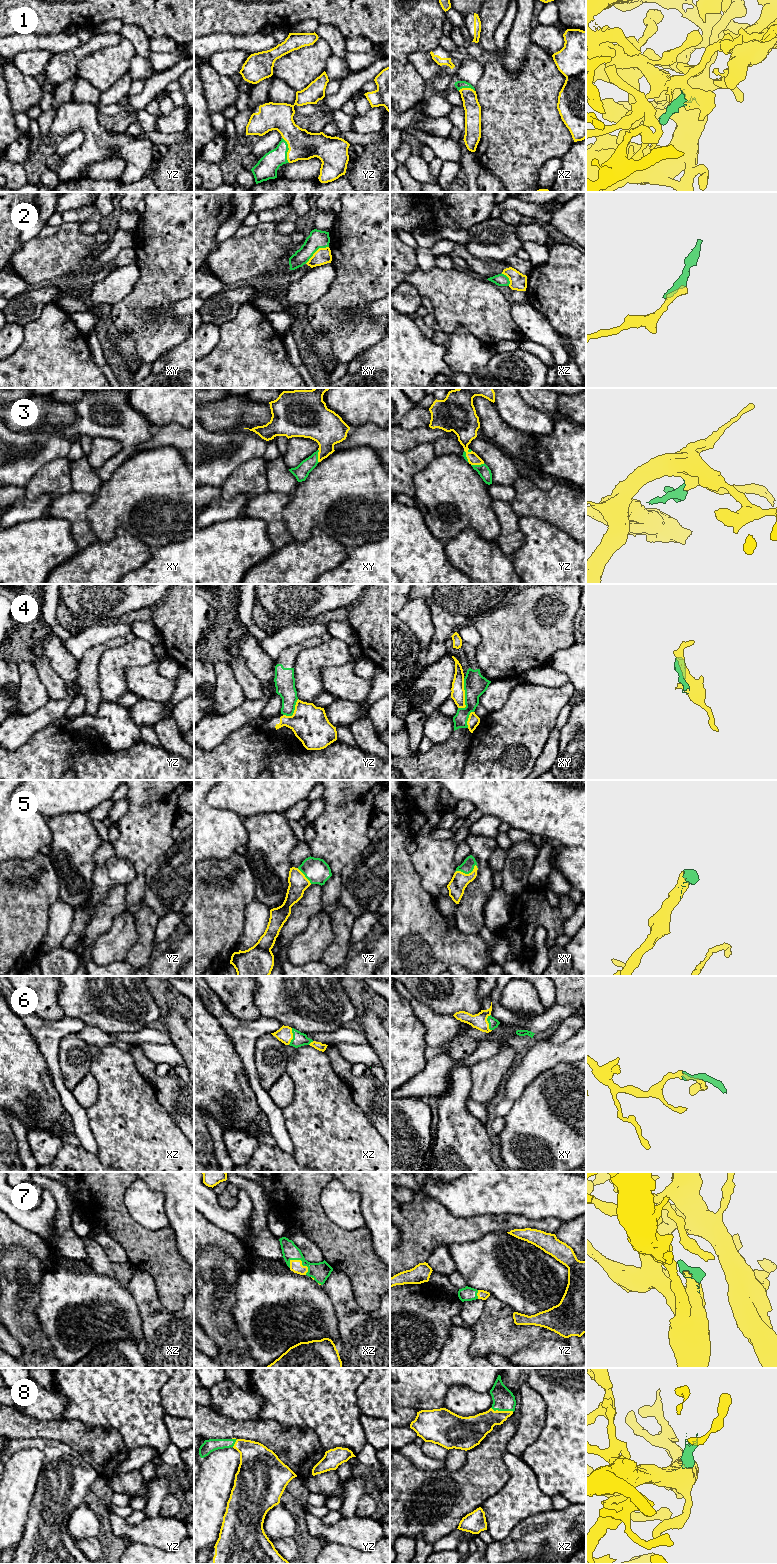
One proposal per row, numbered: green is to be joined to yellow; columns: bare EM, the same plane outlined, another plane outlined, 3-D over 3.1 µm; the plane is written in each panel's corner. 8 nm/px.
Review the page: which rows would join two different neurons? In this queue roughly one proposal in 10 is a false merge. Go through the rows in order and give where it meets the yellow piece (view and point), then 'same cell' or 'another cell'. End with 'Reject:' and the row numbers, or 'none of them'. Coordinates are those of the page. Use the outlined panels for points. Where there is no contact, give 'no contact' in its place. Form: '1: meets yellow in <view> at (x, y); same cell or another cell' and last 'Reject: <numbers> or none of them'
1: meets yellow in yz at (288, 150); same cell
2: meets yellow in xy at (316, 251); another cell
3: meets yellow in yz at (477, 464); same cell
4: meets yellow in xy at (464, 696); another cell
5: meets yellow in xy at (467, 874); same cell
6: meets yellow in xy at (487, 1022); same cell
7: meets yellow in xz at (301, 1263); same cell
8: meets yellow in xz at (502, 1411); same cell
Reject: 2, 4

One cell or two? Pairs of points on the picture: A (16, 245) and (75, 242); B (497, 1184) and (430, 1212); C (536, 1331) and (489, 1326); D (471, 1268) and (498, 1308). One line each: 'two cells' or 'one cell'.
A: two cells
B: two cells
C: one cell
D: two cells

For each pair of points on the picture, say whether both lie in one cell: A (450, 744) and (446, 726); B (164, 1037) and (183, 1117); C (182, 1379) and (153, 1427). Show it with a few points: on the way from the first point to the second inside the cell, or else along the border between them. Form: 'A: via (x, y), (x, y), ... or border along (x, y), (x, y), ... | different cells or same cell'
A: border along (453, 717), (452, 734), (444, 742), (434, 745) | different cells
B: border along (141, 1043), (171, 1044) | different cells
C: border along (162, 1386), (161, 1403), (166, 1413) | different cells

